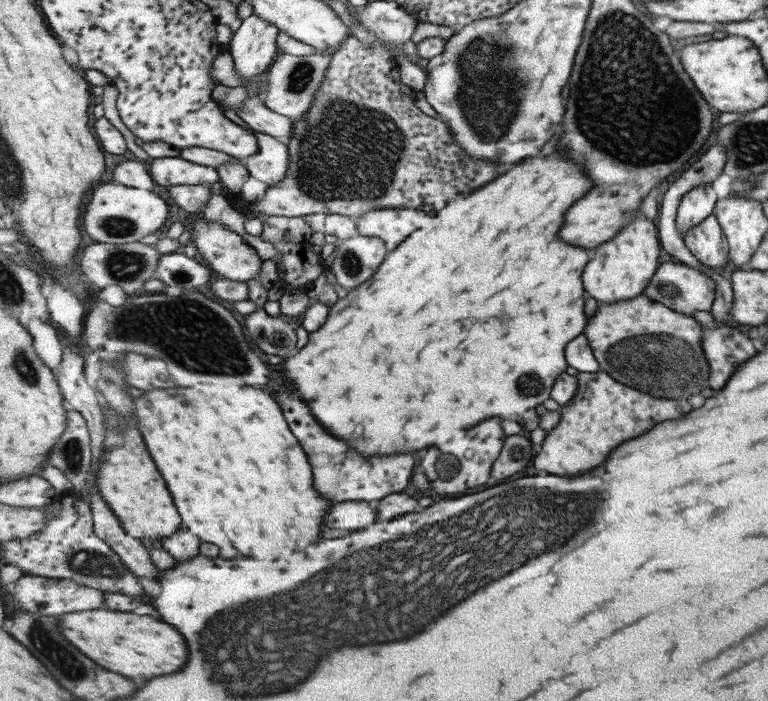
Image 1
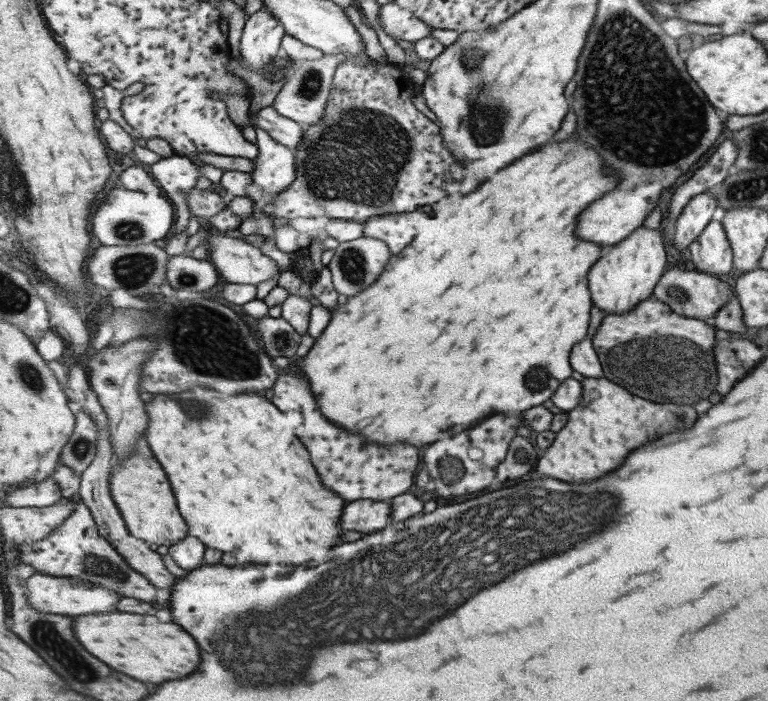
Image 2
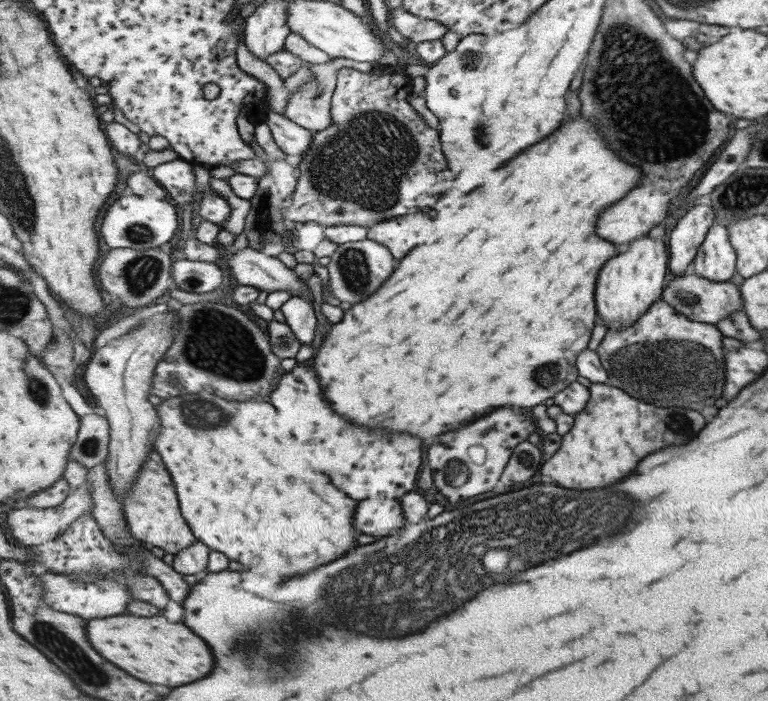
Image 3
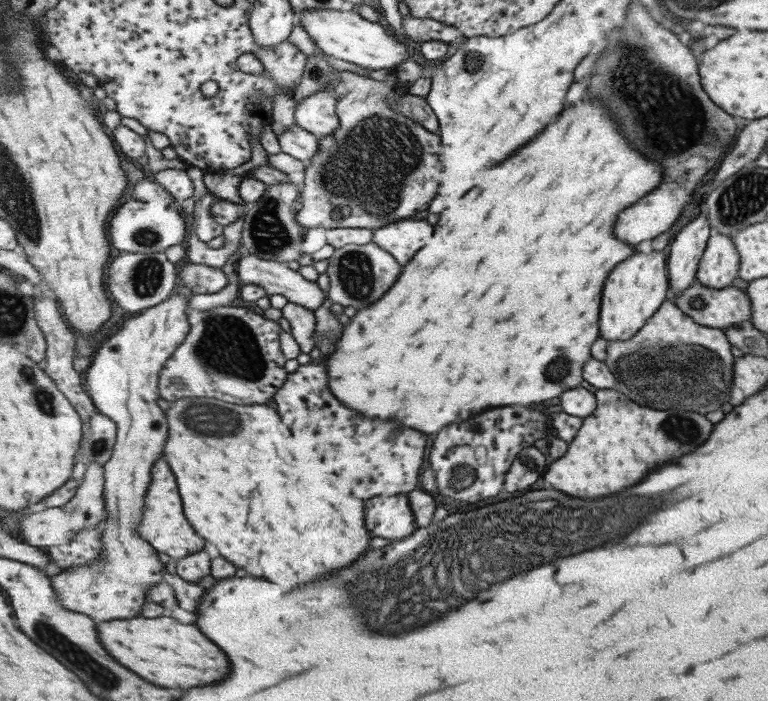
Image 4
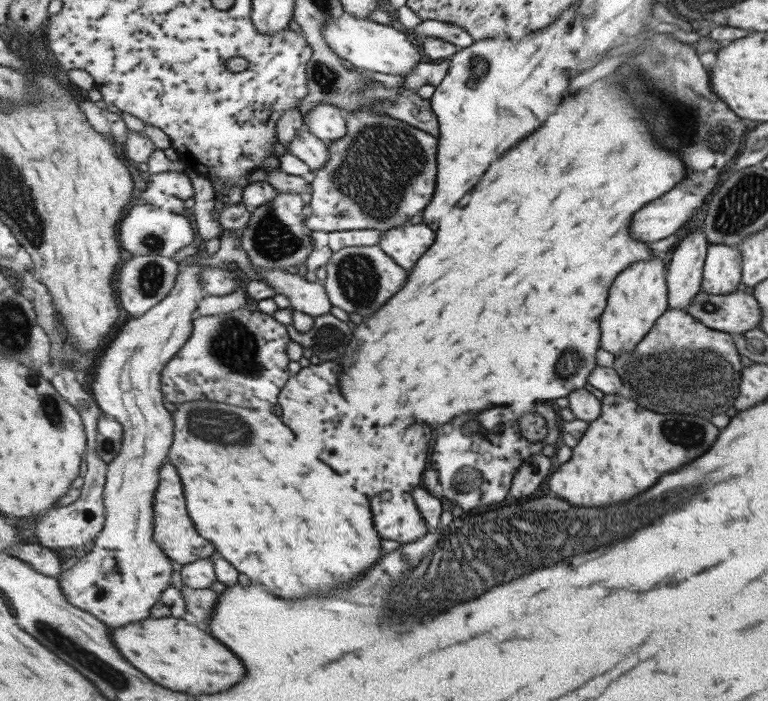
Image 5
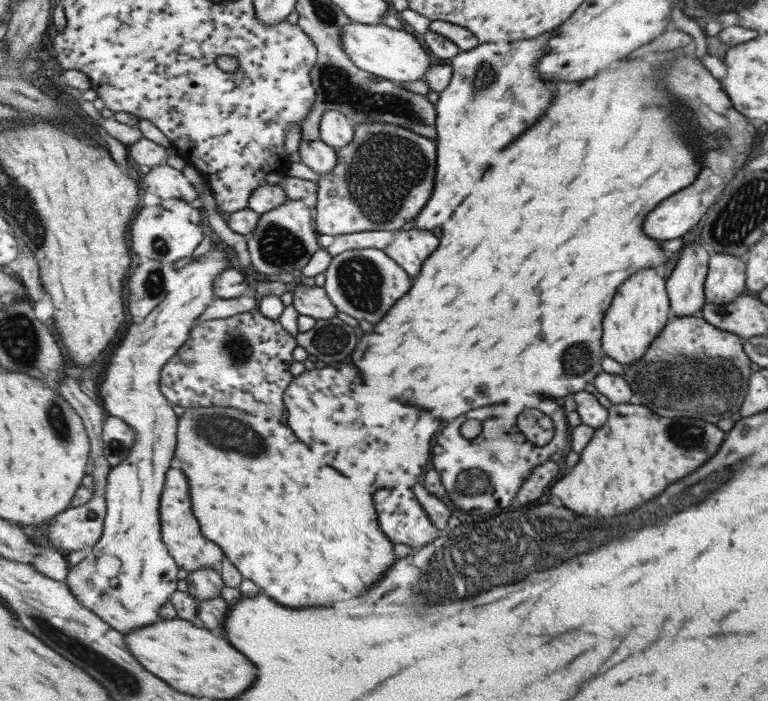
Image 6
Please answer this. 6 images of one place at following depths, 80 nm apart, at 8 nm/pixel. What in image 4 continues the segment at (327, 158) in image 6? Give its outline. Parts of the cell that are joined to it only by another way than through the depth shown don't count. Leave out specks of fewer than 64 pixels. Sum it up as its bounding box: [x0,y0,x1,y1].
[278,125,321,166]

